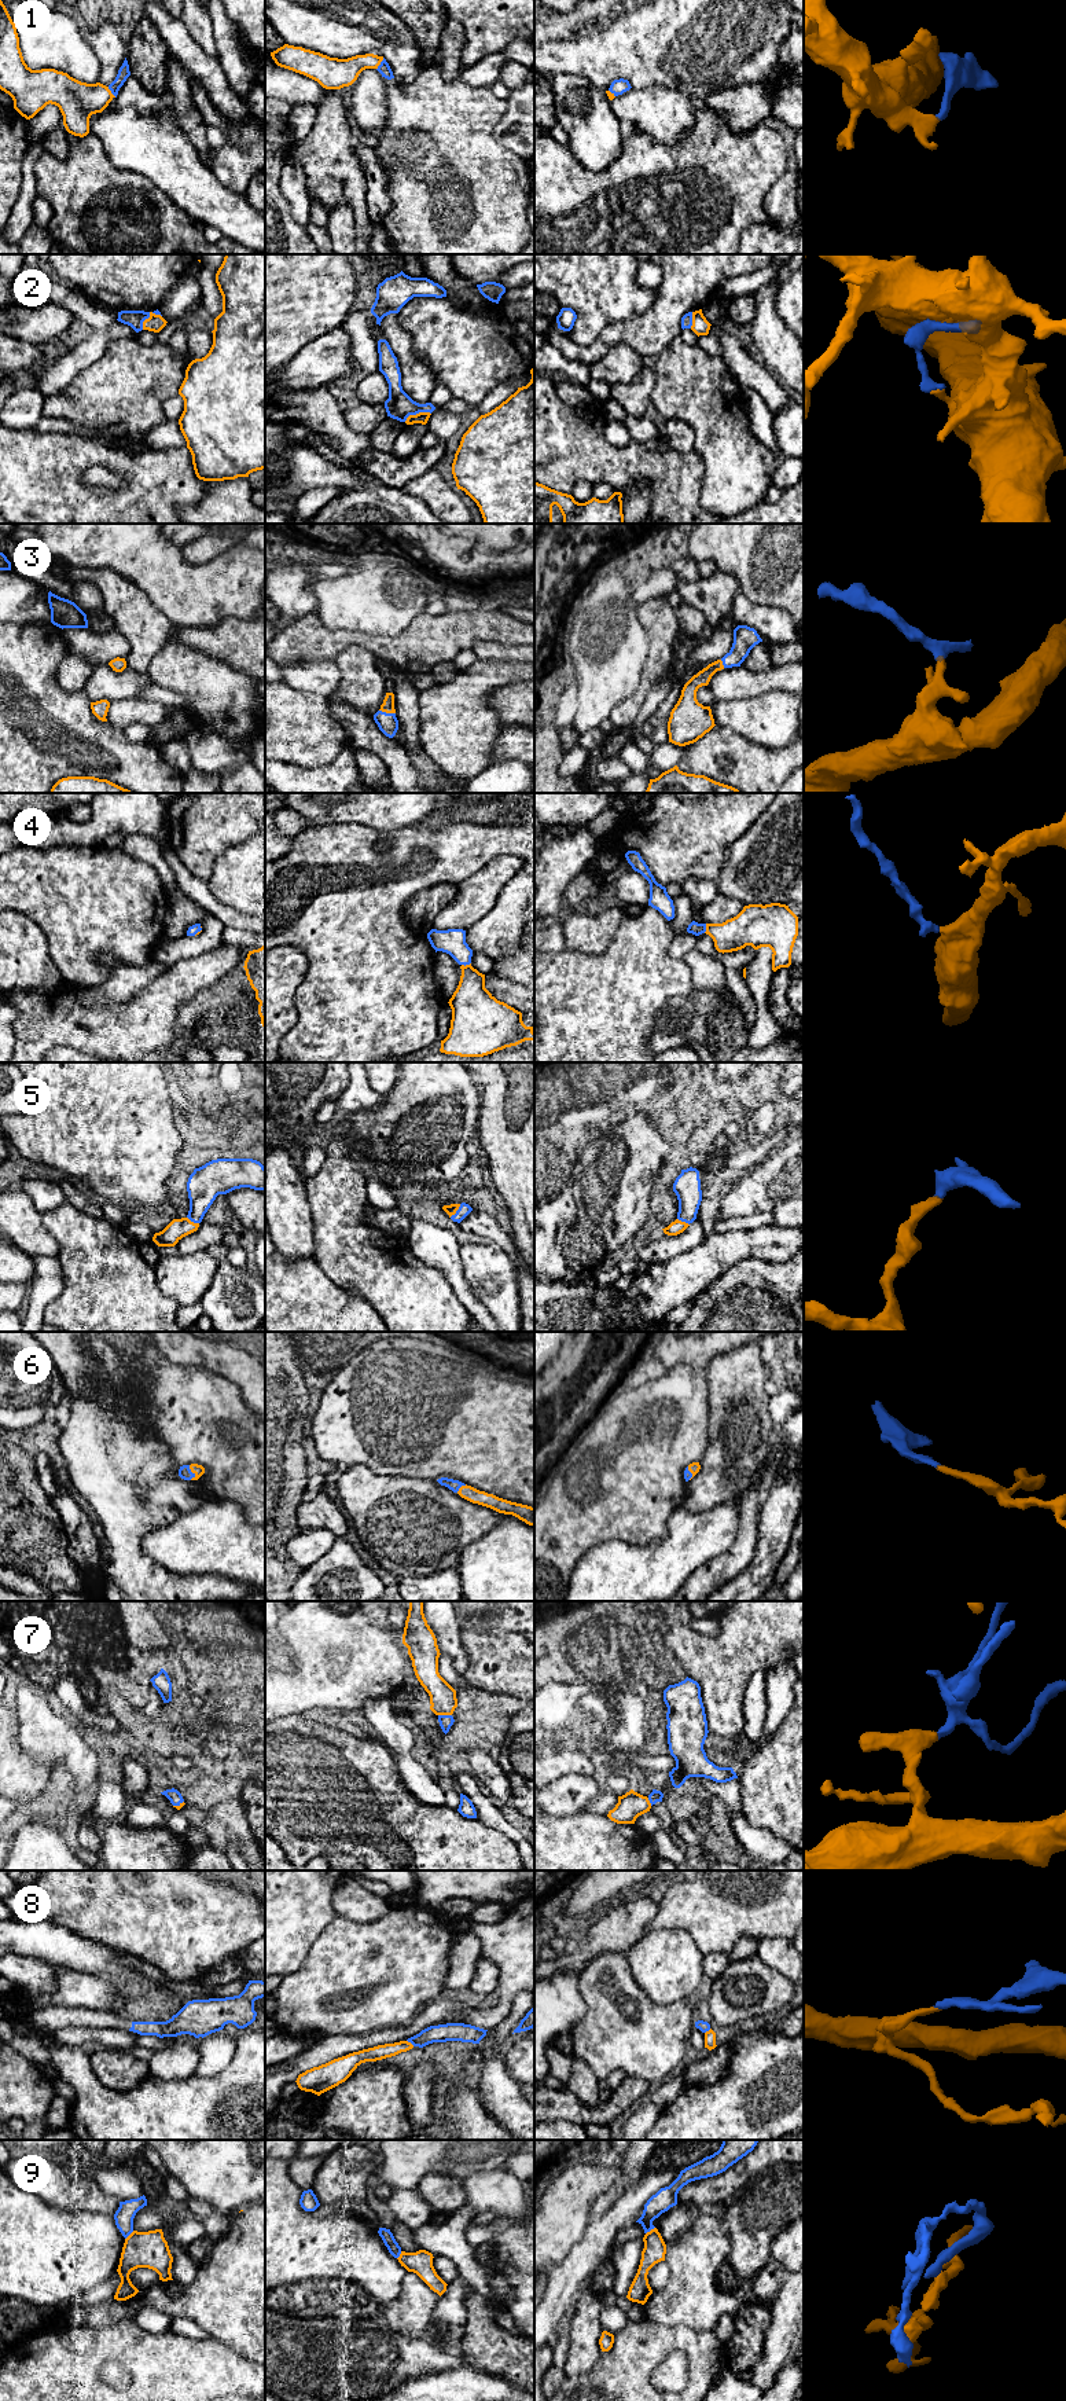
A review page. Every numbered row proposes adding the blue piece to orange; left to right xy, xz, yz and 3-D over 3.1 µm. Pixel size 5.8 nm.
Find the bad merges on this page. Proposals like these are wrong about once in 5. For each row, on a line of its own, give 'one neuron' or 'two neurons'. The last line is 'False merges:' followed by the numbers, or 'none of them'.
1: one neuron
2: one neuron
3: one neuron
4: one neuron
5: one neuron
6: one neuron
7: one neuron
8: two neurons
9: two neurons
False merges: 8, 9

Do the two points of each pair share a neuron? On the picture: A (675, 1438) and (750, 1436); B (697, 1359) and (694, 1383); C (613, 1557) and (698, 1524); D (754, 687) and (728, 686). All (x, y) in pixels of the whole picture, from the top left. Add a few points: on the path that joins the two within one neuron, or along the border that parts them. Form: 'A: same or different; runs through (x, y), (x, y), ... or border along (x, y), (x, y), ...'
A: different; border along (709, 1406), (708, 1447), (699, 1463)
B: different; border along (704, 1368), (675, 1364), (665, 1370)
C: same; runs through (633, 1557), (665, 1557), (677, 1545)
D: same; runs through (747, 686), (735, 686)

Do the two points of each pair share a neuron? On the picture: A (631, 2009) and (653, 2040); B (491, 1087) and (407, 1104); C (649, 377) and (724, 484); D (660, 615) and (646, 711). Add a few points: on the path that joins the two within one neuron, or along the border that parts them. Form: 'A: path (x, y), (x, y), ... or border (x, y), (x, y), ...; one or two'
A: path (631, 2016), (646, 2033); one
B: border (470, 1076), (480, 1094), (478, 1123); two
C: border (655, 369), (655, 386), (650, 400); two
D: border (665, 675), (649, 691), (633, 720); two

